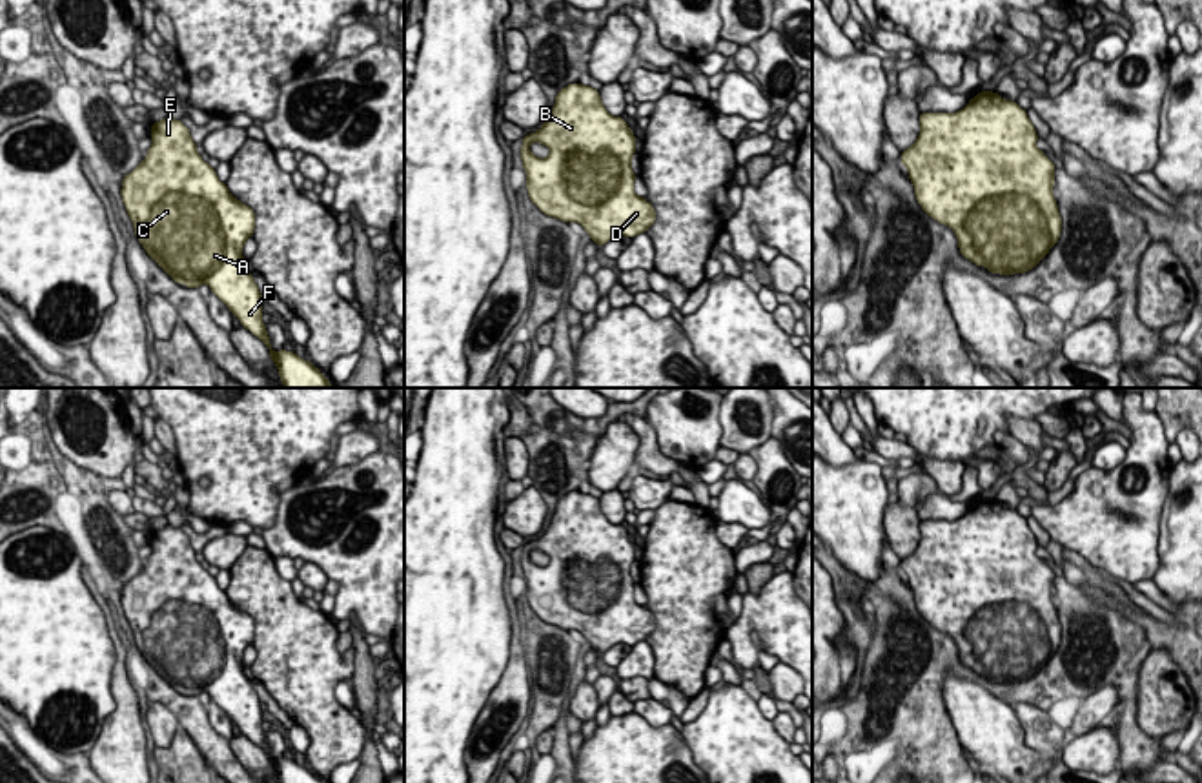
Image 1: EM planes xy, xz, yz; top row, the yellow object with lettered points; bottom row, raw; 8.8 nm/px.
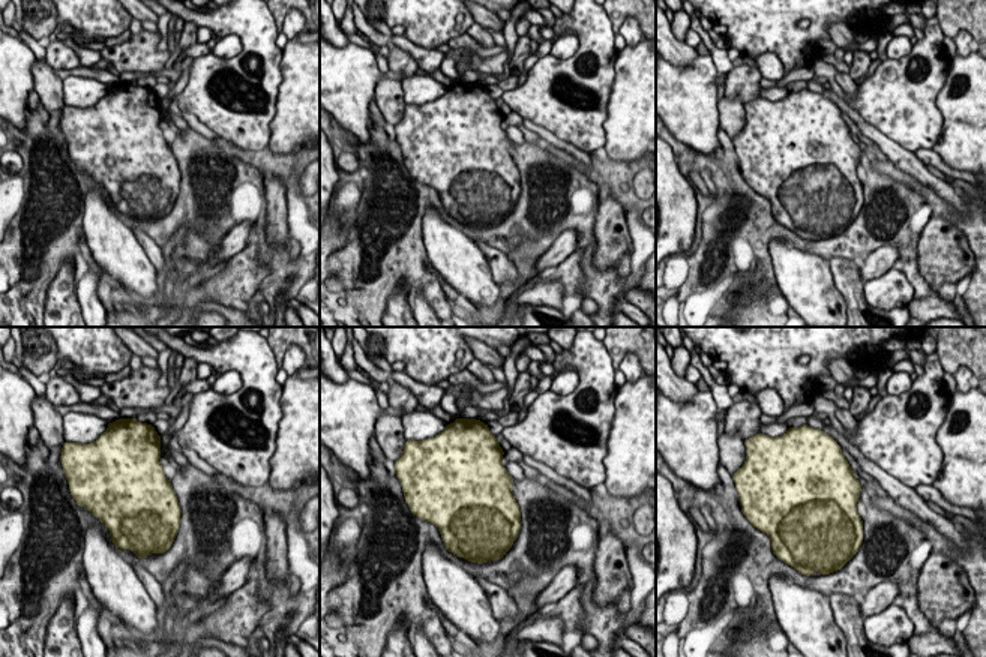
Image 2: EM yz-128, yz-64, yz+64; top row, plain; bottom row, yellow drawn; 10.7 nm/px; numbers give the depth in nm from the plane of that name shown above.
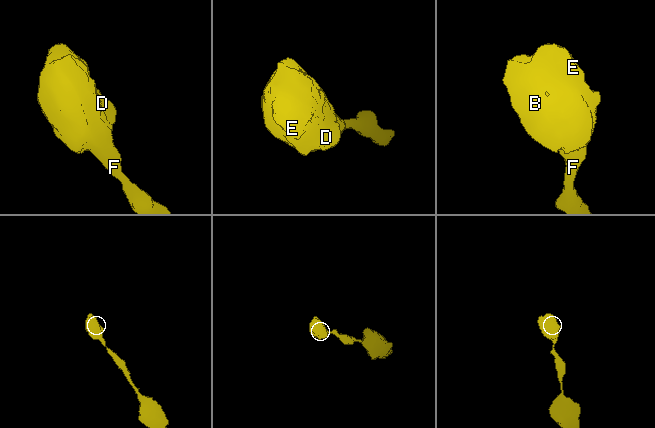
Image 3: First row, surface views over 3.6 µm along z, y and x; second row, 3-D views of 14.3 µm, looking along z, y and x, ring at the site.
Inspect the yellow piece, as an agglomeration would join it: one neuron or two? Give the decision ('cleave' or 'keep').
keep

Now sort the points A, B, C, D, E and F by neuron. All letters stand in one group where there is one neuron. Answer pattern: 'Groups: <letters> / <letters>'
Groups: A B C D E F

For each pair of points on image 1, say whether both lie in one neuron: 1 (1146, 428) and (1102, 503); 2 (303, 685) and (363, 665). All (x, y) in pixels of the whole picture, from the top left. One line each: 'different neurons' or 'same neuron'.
1: same neuron
2: different neurons

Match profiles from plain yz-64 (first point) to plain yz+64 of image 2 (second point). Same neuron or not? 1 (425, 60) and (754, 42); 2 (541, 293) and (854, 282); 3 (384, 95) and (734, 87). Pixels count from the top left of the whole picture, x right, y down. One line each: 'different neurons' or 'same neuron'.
1: different neurons
2: different neurons
3: different neurons

